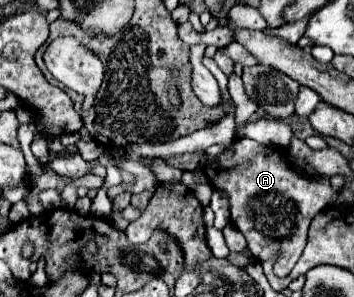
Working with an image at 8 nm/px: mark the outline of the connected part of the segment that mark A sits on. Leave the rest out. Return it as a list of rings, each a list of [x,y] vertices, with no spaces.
[[[237,138],[229,150],[225,150],[203,170],[213,188],[223,188],[229,194],[231,224],[247,238],[247,248],[251,254],[261,262],[275,254],[279,256],[275,262],[275,274],[279,278],[285,278],[299,260],[315,214],[337,198],[329,178],[313,182],[289,168],[285,162],[285,152],[275,152],[273,148],[257,144],[249,138]]]

